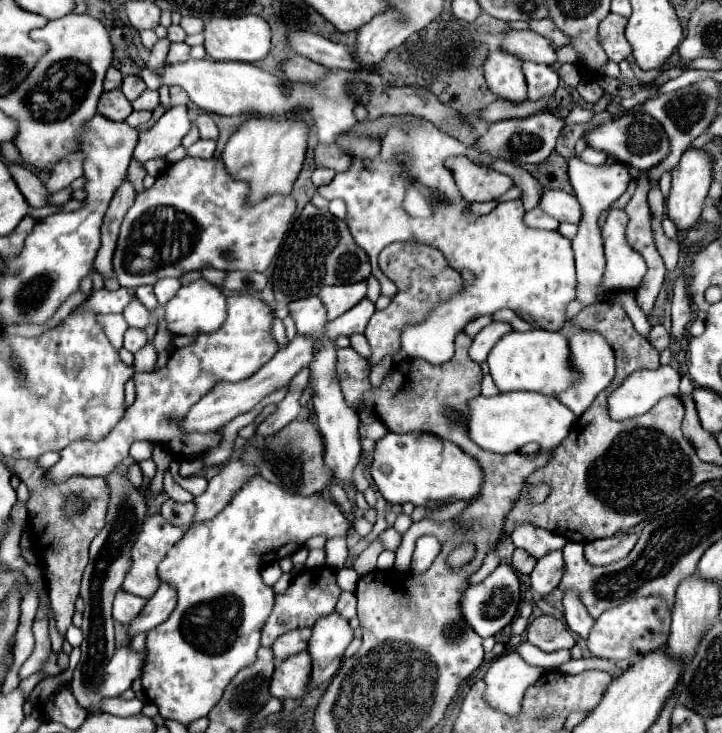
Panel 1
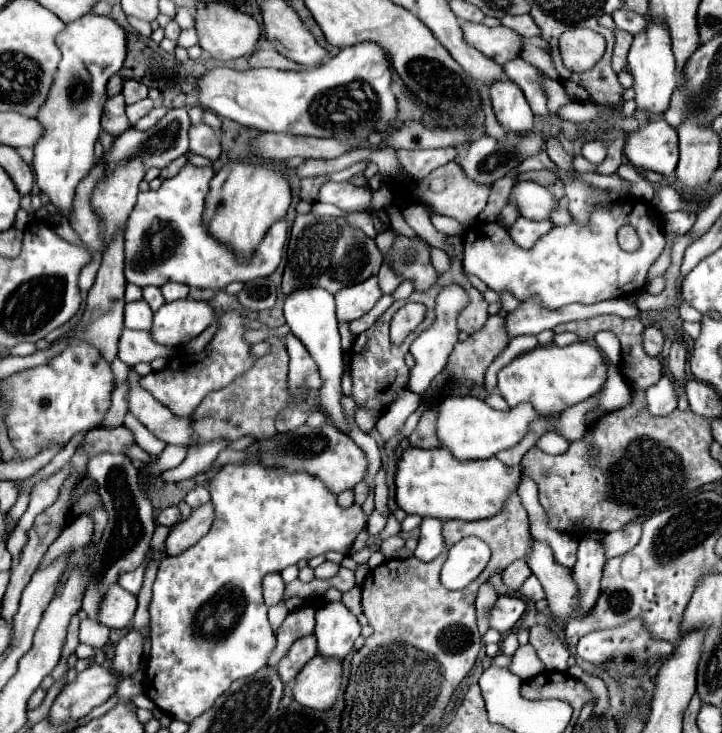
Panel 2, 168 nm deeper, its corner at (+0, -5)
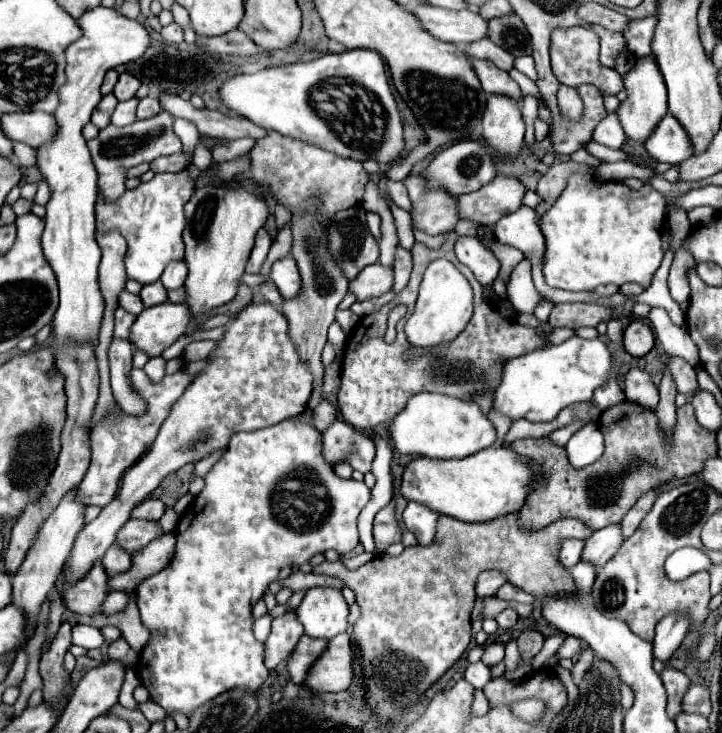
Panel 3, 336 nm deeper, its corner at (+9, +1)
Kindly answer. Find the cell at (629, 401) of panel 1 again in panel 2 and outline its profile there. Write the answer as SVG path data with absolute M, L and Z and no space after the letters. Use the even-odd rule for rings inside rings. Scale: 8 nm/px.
M662 376L656 384L646 388L646 400L648 400L648 410L654 416L668 416L672 410L676 410L678 394L672 378Z

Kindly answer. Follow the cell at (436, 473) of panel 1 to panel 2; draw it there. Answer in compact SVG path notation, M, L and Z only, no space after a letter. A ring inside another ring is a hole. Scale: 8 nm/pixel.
M410 448L402 454L396 472L396 502L406 514L440 520L484 520L496 516L508 496L518 490L520 468L504 466L498 458L460 462L448 450Z

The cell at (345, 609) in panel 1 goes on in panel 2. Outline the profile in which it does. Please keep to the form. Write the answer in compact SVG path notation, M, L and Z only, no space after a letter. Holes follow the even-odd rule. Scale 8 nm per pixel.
M352 588L350 592L344 592L342 594L342 602L354 612L354 614L360 614L362 608L360 608L360 588Z

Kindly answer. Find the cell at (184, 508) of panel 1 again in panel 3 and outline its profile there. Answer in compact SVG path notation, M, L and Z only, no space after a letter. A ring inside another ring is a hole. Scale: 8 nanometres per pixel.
M143 500L139 506L135 506L135 510L131 512L133 518L141 518L141 520L159 520L165 514L165 504L161 500Z

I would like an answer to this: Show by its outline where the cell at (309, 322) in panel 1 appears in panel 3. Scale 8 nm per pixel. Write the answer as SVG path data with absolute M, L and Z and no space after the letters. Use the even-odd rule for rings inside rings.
M291 256L281 258L273 264L271 268L271 280L275 282L275 286L279 288L283 300L293 300L299 296L301 292L301 276L297 270L297 264Z

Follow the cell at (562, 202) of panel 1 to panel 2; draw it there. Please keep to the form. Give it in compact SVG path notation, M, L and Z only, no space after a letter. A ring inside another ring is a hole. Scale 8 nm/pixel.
M518 182L510 192L508 204L514 204L524 218L548 220L548 214L554 210L558 200L536 182Z

